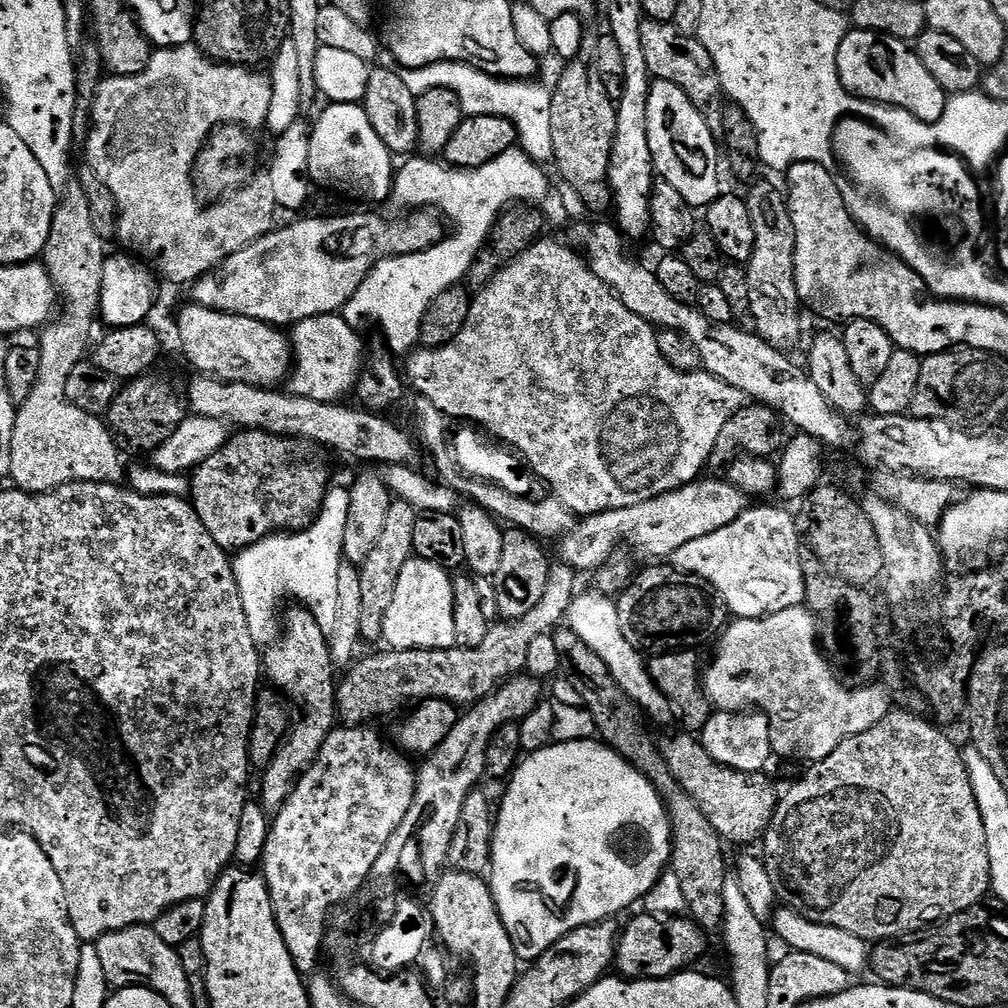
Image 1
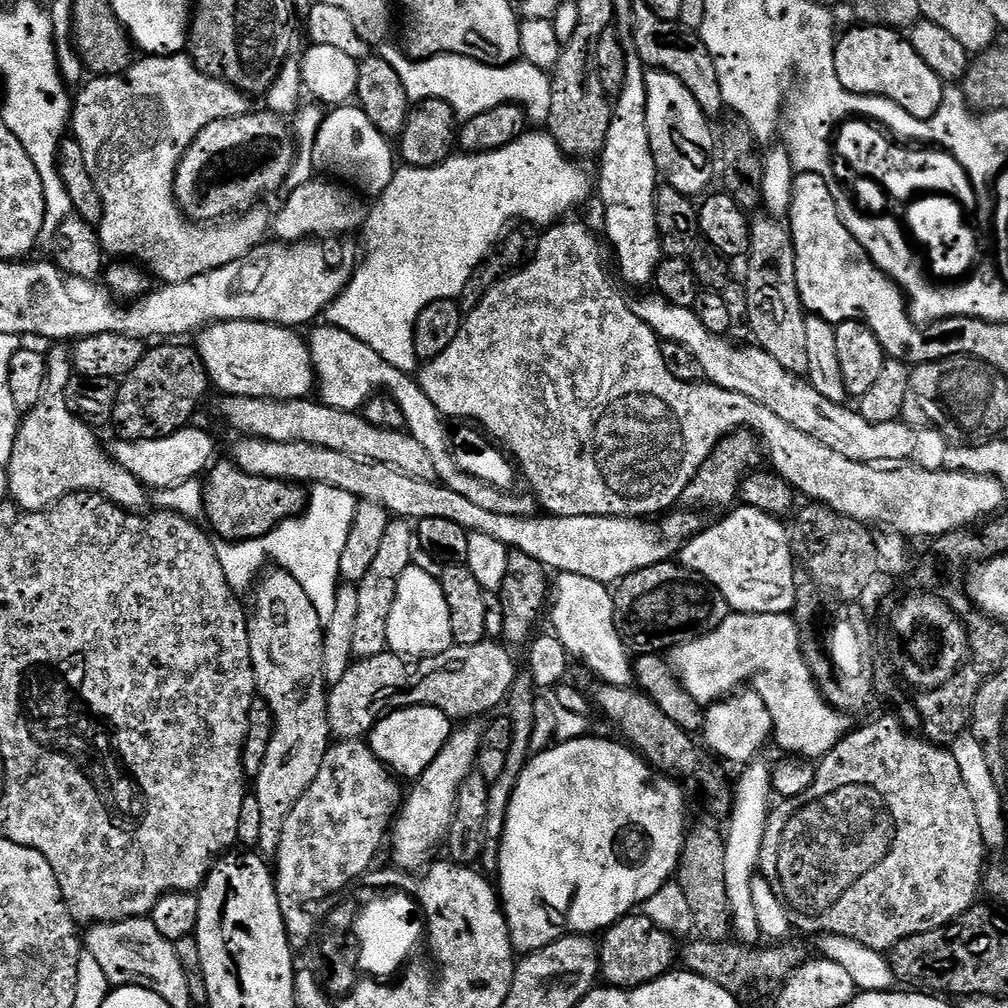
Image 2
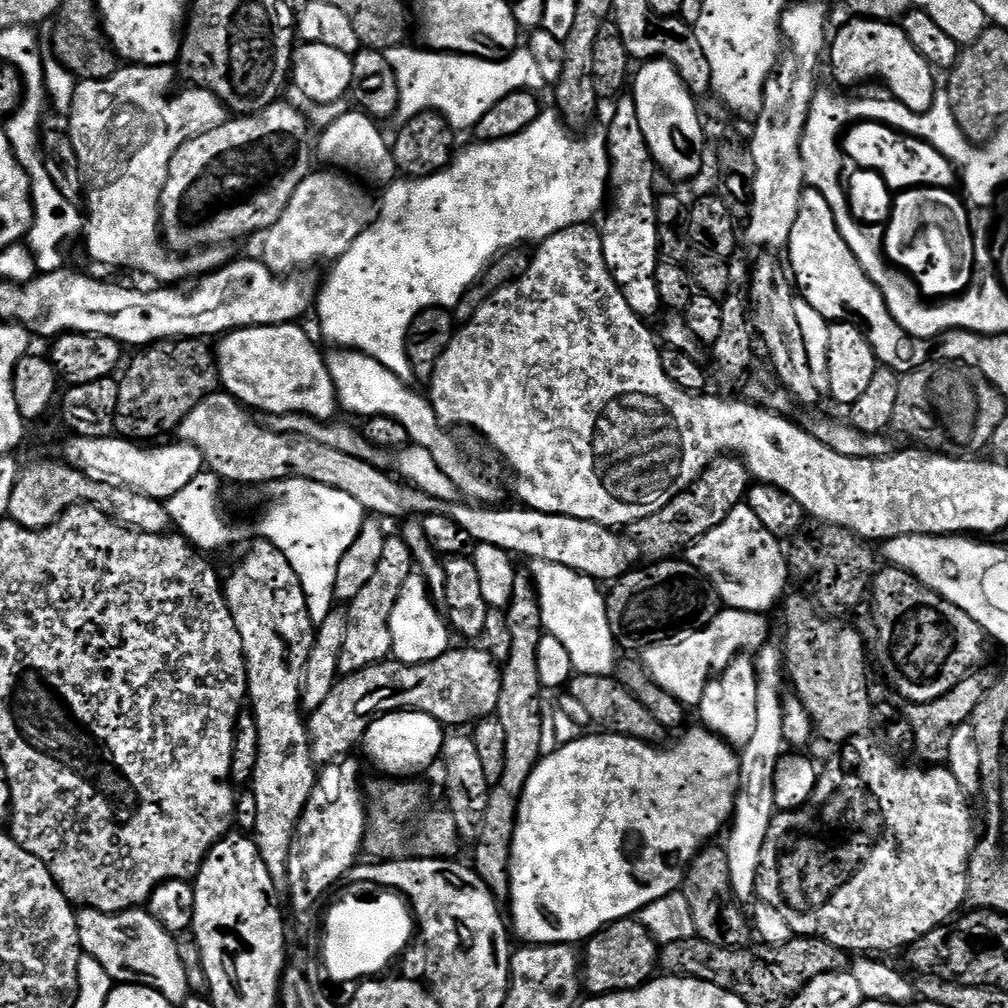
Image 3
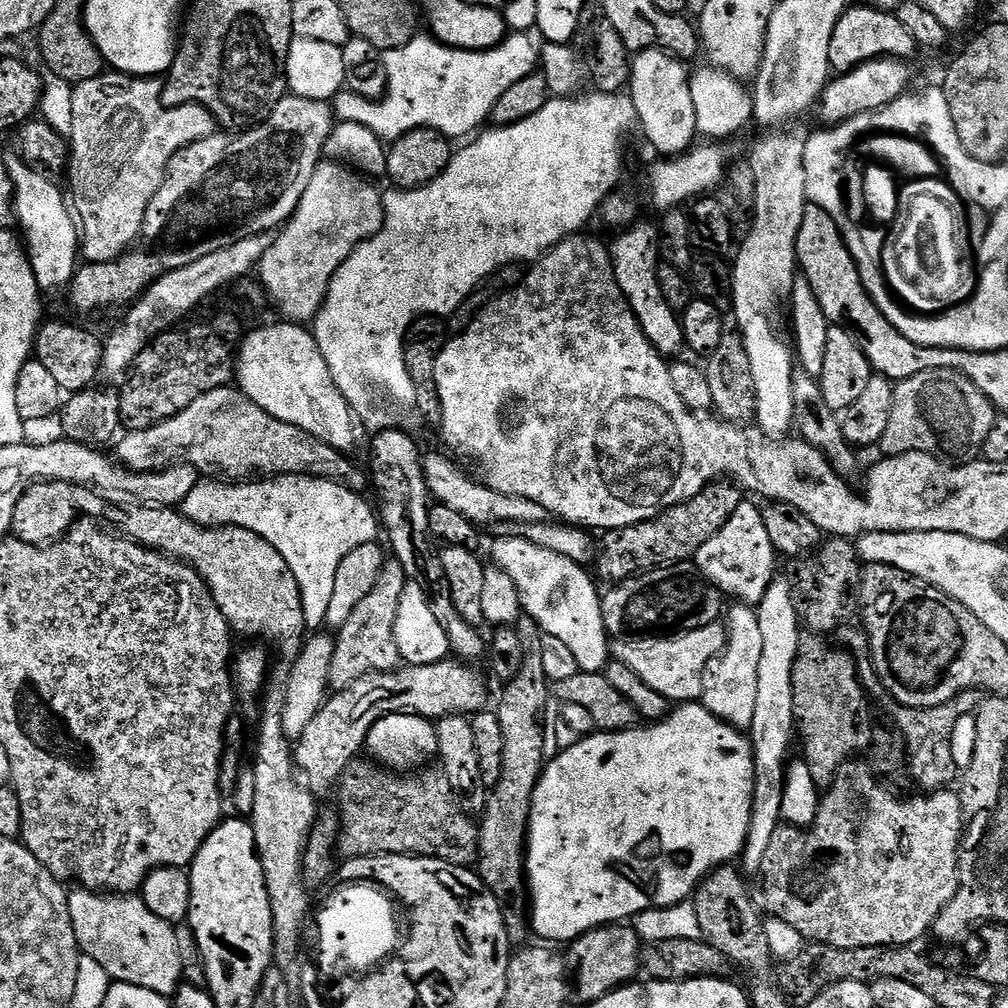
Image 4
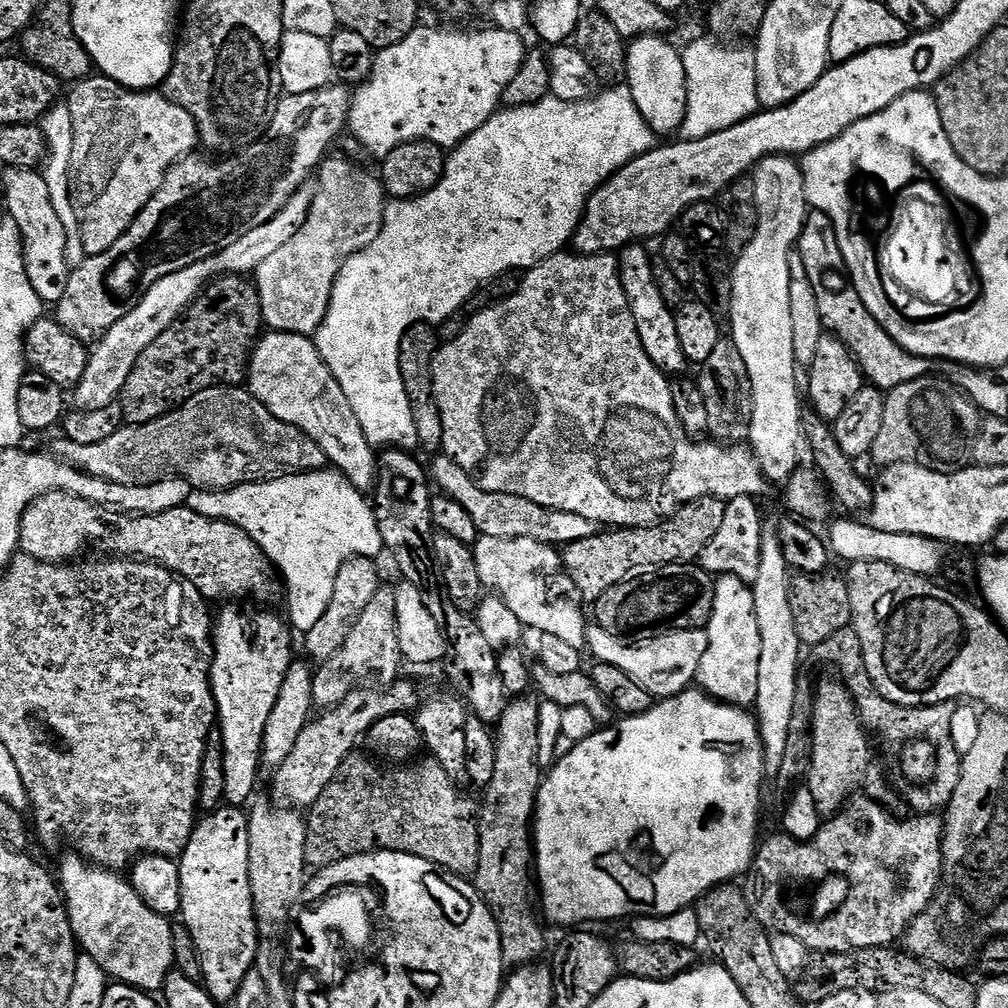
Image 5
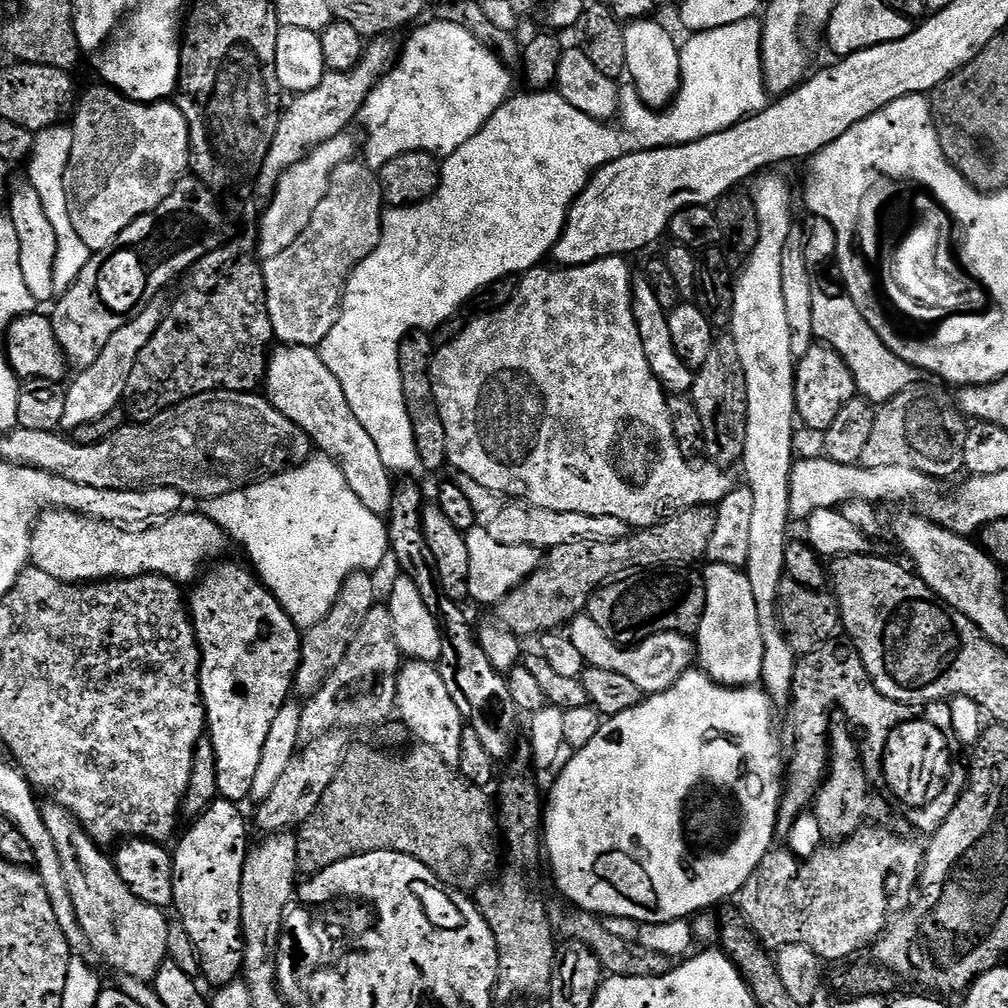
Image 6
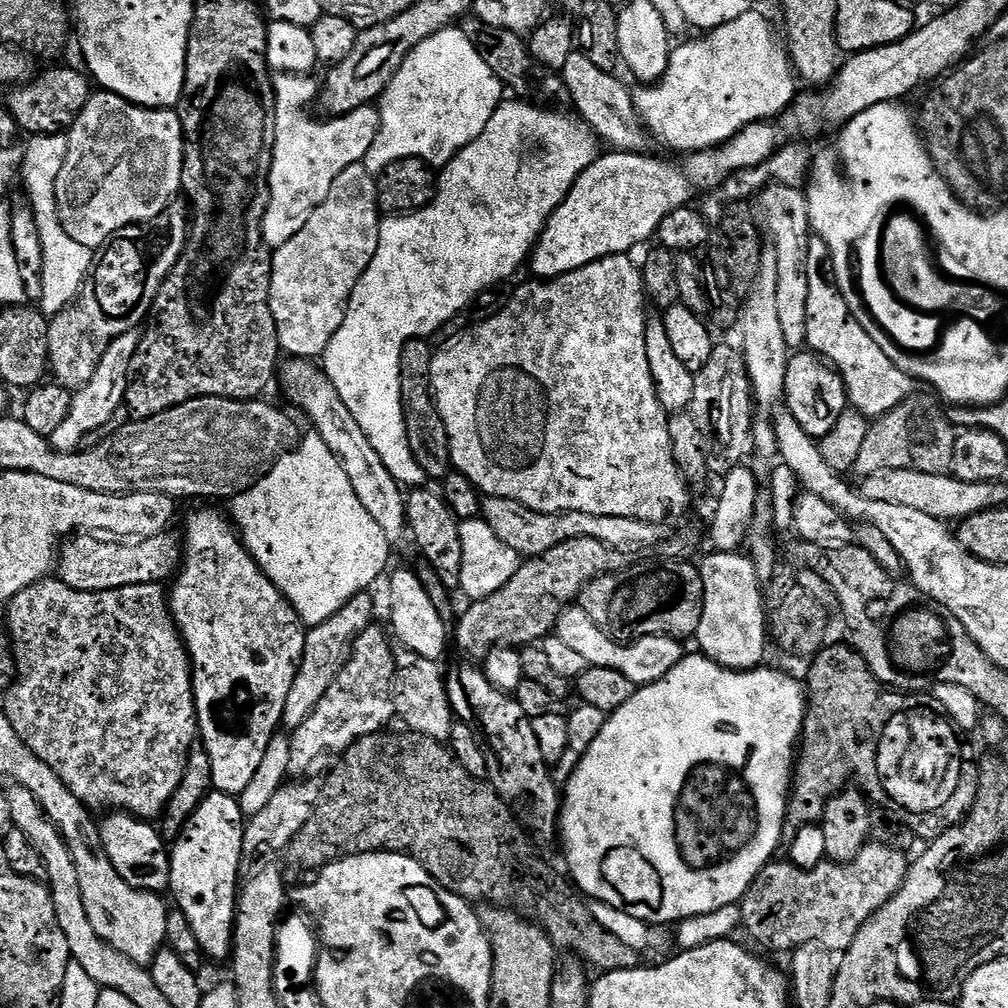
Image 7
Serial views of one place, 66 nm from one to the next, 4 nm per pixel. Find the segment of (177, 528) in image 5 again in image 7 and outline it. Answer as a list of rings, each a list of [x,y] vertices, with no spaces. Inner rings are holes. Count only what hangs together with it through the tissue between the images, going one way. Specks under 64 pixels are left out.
[[[165,530],[157,536],[146,536],[135,542],[108,542],[112,544],[103,544],[100,541],[103,539],[92,534],[77,535],[59,549],[58,578],[66,586],[83,592],[105,592],[122,586],[167,581],[179,569],[182,559],[181,541],[177,537],[175,540],[170,533]]]

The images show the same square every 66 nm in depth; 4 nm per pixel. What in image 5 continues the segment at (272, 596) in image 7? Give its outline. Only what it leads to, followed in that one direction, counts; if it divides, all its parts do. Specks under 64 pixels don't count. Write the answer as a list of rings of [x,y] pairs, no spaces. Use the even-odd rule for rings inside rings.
[[[224,607],[228,608],[218,612],[212,629],[210,675],[218,713],[218,739],[224,750],[224,798],[229,805],[244,806],[253,799],[256,775],[262,769],[264,731],[266,722],[270,722],[270,710],[274,710],[278,690],[282,690],[282,682],[286,682],[286,674],[294,662],[294,632],[283,615],[252,612],[247,616],[240,609],[243,607]]]

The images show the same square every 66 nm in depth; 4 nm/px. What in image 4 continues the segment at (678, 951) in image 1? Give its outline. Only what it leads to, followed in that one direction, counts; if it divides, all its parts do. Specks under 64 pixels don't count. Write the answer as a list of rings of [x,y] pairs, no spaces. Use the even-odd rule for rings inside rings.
[[[627,923],[603,924],[600,928],[592,928],[571,941],[567,948],[566,971],[569,977],[574,978],[575,999],[577,996],[584,1006],[591,1006],[608,992],[633,983],[641,975],[642,941],[635,927]]]

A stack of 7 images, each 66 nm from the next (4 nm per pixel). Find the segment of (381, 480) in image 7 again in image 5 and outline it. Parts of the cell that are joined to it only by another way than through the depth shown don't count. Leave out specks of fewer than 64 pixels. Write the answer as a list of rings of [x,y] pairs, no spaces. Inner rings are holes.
[[[265,331],[250,353],[246,387],[254,398],[258,398],[258,402],[268,407],[274,418],[282,418],[282,422],[290,422],[290,426],[298,426],[298,430],[310,434],[310,438],[314,438],[314,442],[322,446],[331,467],[340,471],[359,492],[368,494],[375,489],[377,449],[367,441],[358,418],[350,408],[350,402],[342,394],[342,386],[338,386],[334,374],[330,374],[326,362],[320,357],[315,343],[309,337],[289,332]]]

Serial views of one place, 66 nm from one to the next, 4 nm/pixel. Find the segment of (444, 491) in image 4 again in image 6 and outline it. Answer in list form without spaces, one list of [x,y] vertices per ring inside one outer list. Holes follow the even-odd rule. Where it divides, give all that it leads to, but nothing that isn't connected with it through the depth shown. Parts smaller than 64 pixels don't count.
[[[459,474],[455,477],[454,482],[474,505],[476,527],[486,530],[486,534],[490,534],[490,538],[494,538],[494,542],[502,542],[506,546],[530,546],[547,550],[575,540],[589,540],[590,542],[617,540],[629,535],[630,532],[630,526],[626,522],[622,522],[622,518],[570,514],[569,512],[539,508],[516,496],[507,496],[501,492],[486,490],[486,486],[474,482],[474,478],[470,478],[470,474]]]

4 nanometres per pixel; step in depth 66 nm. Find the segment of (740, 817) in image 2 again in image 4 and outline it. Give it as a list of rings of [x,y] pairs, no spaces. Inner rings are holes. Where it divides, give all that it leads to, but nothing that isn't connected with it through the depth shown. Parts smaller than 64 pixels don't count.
[[[773,579],[772,585],[760,599],[756,608],[758,626],[762,630],[762,662],[758,662],[758,703],[754,705],[754,722],[750,729],[752,753],[754,754],[754,794],[752,817],[749,820],[748,837],[744,842],[742,868],[745,873],[759,873],[762,858],[774,838],[774,830],[781,827],[780,811],[784,793],[784,773],[788,756],[788,743],[794,740],[794,690],[792,675],[798,654],[802,625],[796,612],[796,599],[792,597],[792,581]]]

